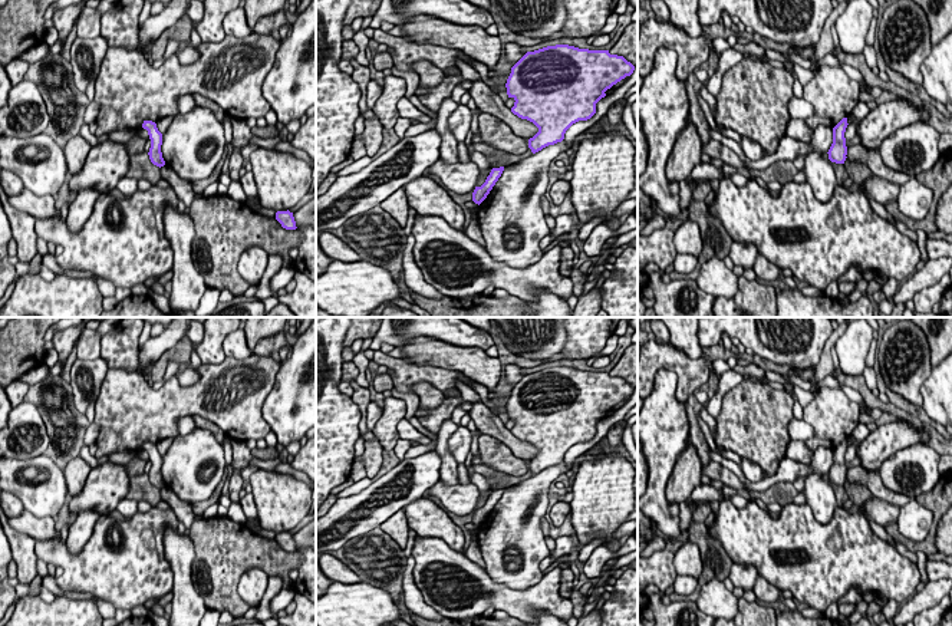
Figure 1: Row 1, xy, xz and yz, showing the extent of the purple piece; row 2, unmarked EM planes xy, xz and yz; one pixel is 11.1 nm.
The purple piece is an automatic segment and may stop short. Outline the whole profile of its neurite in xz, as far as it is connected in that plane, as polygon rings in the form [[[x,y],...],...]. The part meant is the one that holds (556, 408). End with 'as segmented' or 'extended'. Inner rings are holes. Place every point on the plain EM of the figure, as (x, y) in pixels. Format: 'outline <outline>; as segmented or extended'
outline [[[556,366],[527,373],[511,389],[505,409],[515,422],[511,434],[538,449],[528,461],[531,474],[561,464],[573,445],[590,441],[605,414],[633,392],[609,372]]]; as segmented

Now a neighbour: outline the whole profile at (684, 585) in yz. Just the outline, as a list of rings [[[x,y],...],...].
[[[678,574],[672,586],[673,586],[675,593],[681,596],[688,596],[695,592],[696,584],[698,584],[698,579]]]

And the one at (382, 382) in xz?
[[[389,373],[376,375],[372,383],[375,391],[381,393],[393,389],[393,380]]]

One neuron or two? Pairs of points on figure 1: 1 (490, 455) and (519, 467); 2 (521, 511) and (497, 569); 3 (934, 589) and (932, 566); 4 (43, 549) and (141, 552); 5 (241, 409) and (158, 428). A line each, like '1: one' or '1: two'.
1: one
2: one
3: two
4: one
5: one

